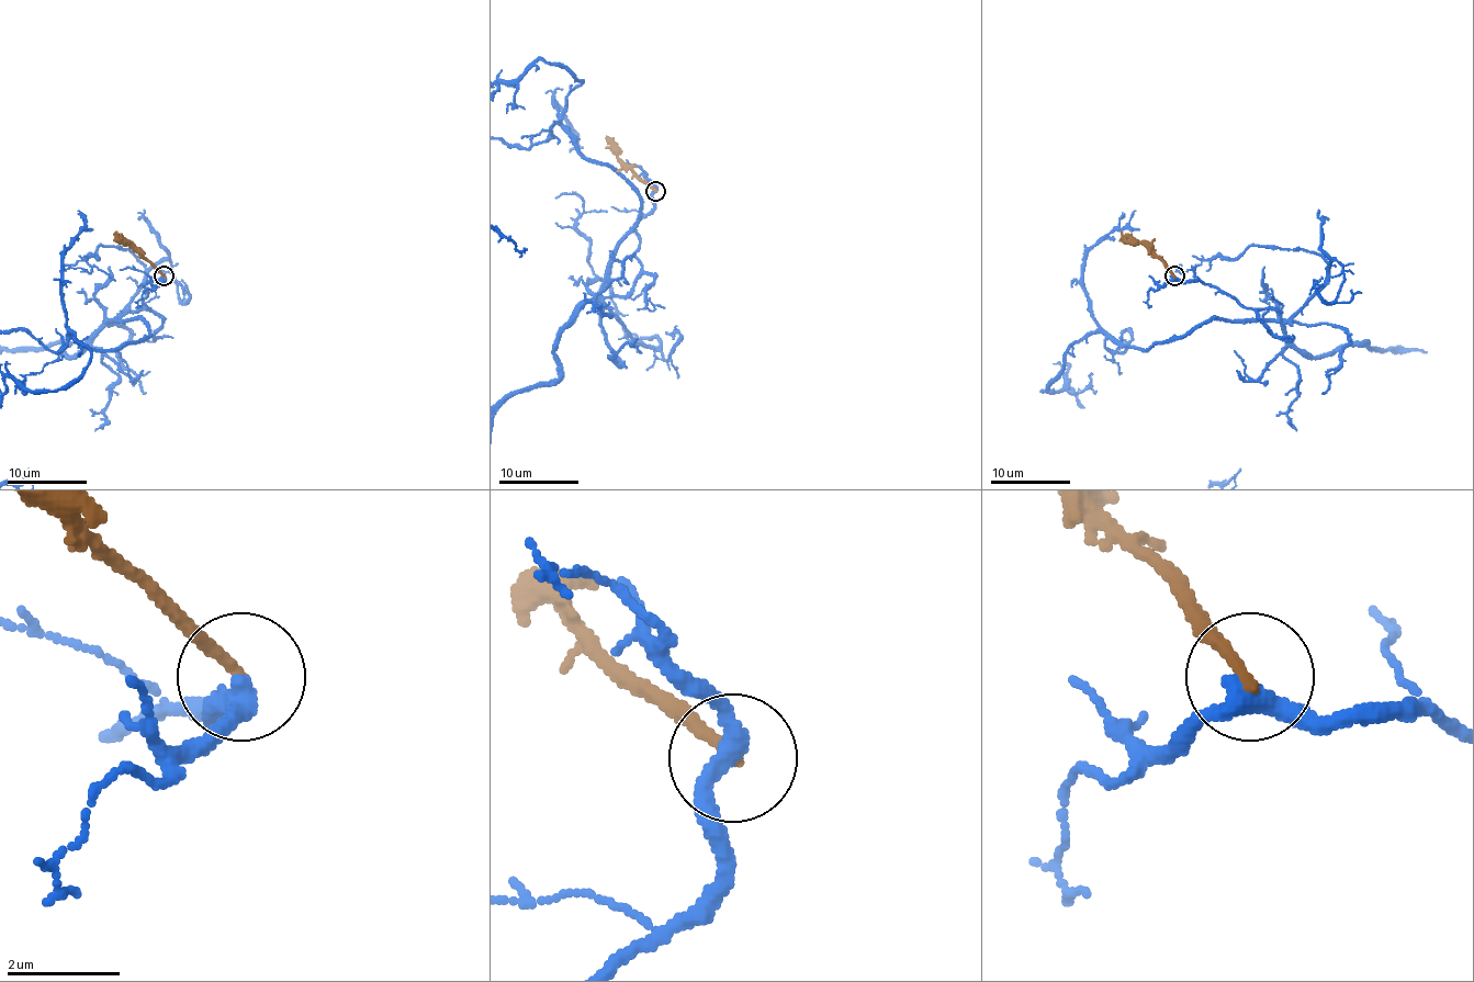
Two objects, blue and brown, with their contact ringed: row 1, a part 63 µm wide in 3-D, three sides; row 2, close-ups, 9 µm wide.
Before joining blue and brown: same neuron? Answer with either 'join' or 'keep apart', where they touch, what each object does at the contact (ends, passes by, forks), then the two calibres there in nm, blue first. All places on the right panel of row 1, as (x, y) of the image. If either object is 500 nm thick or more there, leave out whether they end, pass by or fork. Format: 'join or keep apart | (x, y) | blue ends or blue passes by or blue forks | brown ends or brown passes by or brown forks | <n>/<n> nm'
keep apart | (1174, 275) | blue passes by | brown ends | 340/220 nm

